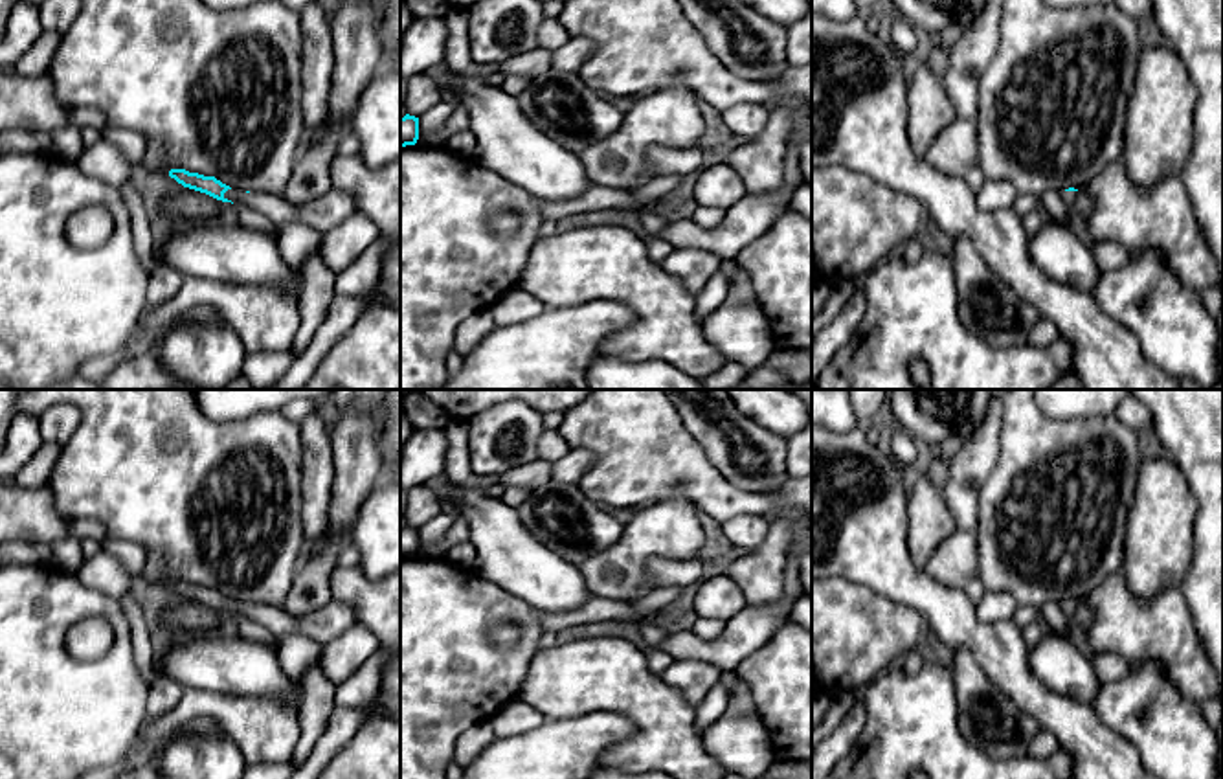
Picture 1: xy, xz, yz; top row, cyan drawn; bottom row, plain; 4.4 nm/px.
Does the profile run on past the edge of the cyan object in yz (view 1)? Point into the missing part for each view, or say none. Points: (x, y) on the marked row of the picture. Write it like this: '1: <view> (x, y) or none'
1: yz (1069, 197)

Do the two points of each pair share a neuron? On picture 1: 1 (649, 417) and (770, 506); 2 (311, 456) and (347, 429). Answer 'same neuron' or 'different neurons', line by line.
1: same neuron
2: different neurons

